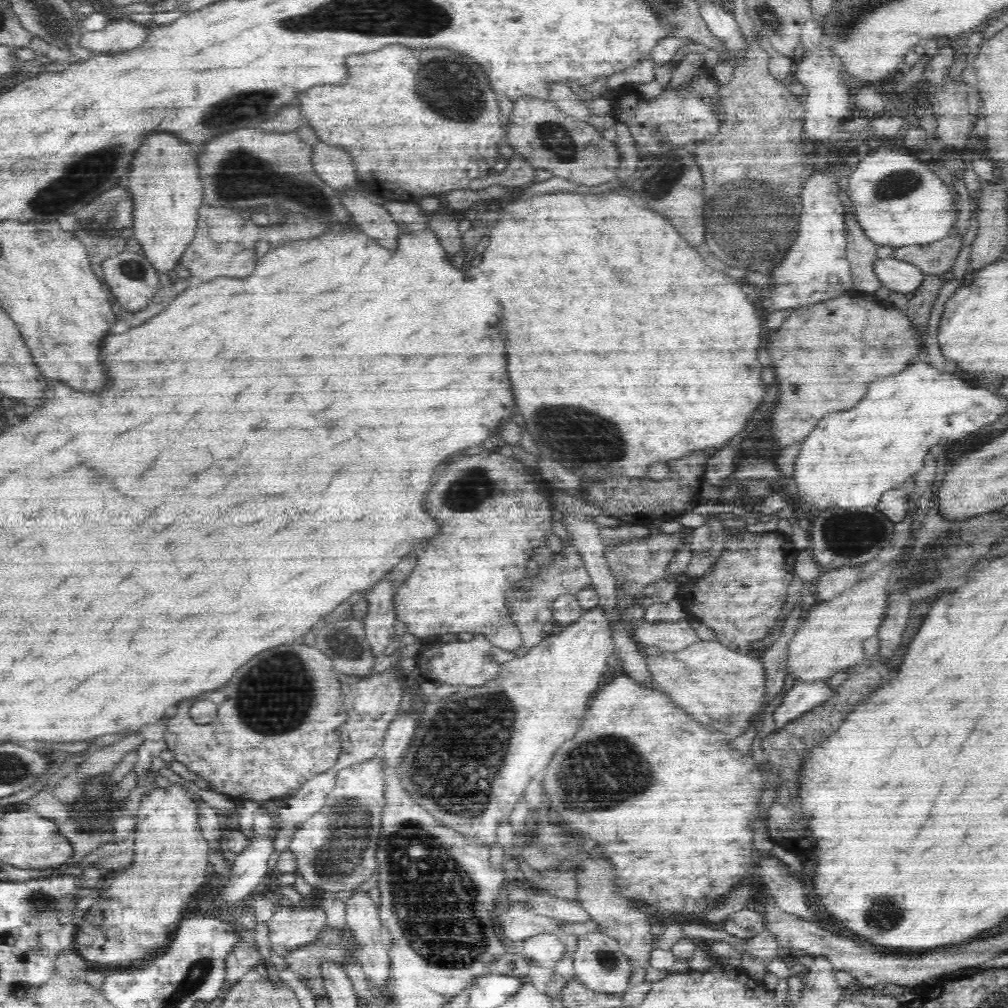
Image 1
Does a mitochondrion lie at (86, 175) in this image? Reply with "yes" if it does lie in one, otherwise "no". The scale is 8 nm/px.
yes

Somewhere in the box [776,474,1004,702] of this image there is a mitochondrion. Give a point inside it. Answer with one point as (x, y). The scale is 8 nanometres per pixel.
(942, 554)

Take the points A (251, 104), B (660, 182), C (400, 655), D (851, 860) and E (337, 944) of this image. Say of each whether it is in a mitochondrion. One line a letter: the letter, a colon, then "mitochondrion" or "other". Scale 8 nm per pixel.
A: mitochondrion
B: mitochondrion
C: other
D: other
E: mitochondrion

